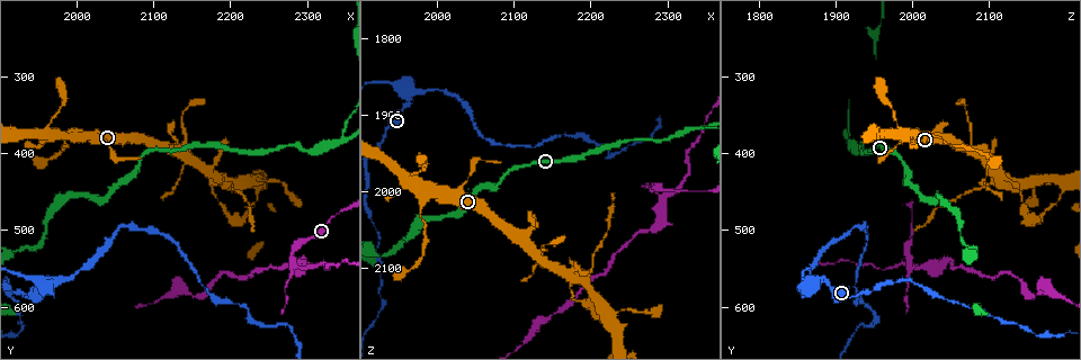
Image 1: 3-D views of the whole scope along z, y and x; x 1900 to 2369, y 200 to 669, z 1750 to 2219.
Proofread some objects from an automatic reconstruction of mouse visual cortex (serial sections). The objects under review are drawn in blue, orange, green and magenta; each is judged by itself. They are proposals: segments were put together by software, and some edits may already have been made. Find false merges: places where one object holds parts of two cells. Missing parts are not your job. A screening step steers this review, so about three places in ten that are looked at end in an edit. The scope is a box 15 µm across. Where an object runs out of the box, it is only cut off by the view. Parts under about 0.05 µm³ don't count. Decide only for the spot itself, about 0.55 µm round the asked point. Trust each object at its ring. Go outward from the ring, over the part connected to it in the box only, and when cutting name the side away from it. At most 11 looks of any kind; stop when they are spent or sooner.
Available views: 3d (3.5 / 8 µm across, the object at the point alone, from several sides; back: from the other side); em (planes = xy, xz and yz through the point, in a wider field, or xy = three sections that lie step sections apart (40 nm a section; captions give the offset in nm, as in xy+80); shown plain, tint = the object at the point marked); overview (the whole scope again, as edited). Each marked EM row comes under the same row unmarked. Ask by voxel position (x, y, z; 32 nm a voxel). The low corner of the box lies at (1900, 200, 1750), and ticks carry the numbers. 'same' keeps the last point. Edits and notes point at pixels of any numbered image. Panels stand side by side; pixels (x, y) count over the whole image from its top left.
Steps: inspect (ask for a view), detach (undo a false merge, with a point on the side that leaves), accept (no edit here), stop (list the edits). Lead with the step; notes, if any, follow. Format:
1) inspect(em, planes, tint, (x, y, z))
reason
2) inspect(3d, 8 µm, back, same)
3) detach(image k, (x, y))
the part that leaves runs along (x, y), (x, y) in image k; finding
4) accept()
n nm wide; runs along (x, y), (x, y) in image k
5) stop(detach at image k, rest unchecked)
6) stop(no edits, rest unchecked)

inspect(3d, 3.5 µm, (2285, 545, 2005))
branch point

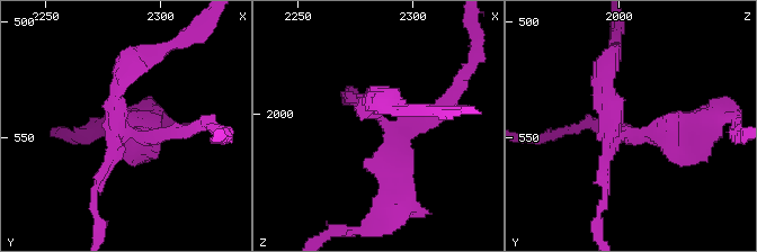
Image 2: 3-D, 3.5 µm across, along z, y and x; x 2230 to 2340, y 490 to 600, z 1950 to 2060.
inspect(em, xy, step 1, tint, (2289, 548, 2003))
need the tissue

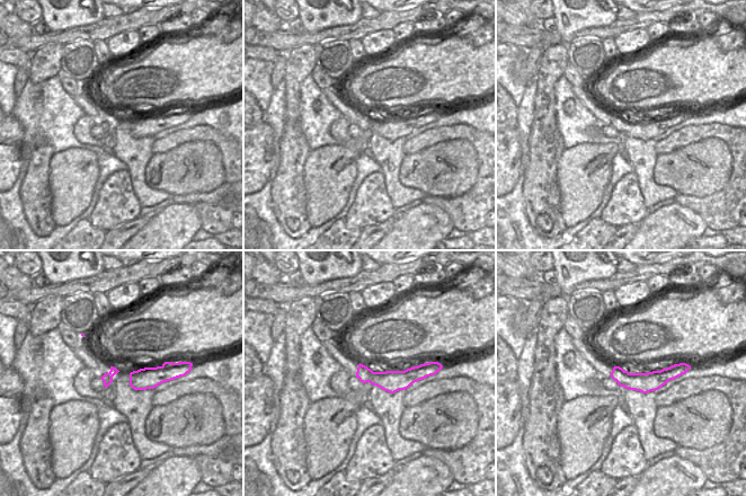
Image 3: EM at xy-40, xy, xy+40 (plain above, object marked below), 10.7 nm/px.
inspect(em, xy, step 5, tint, same)
another direction

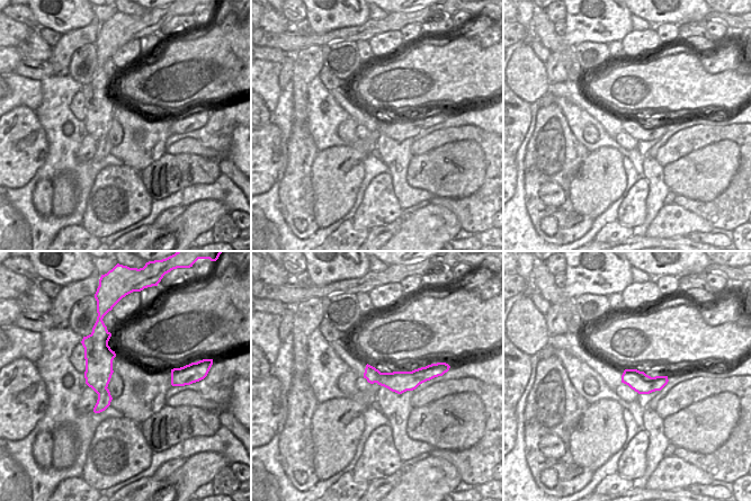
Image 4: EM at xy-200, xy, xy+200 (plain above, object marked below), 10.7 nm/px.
detach(image 2, (132, 145))
the part that leaves runs along (621, 134), (719, 120) in image 2; two cells meet here

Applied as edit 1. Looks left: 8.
inspect(overview)

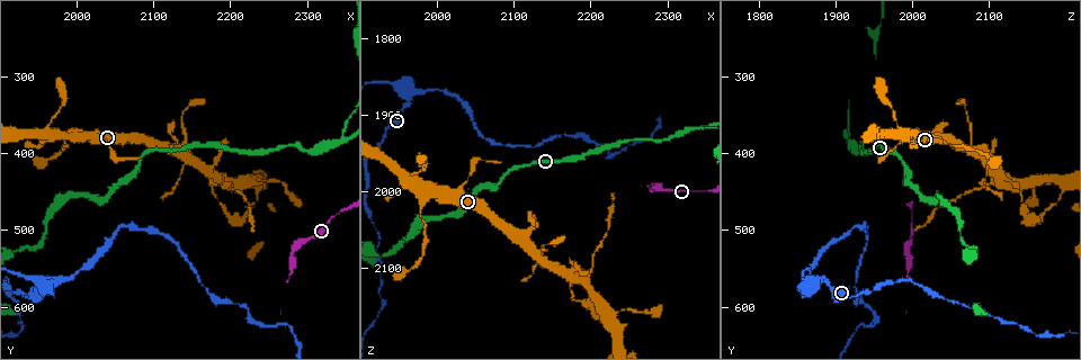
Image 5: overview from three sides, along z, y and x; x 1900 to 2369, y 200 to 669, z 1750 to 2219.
inspect(3d, 3.5 µm, (1965, 570, 1875))
abrupt turn

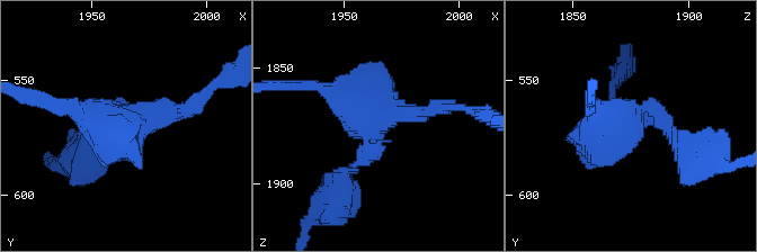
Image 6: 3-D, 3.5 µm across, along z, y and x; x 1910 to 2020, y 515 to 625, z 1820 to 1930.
inspect(em, xy, step 5, tint, (1966, 569, 1871))

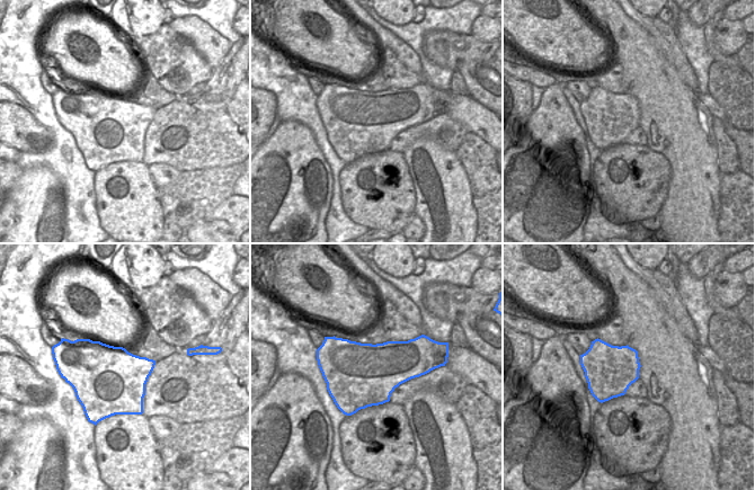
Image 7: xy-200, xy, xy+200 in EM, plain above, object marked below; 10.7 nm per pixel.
detach(image 6, (47, 105))
two cells meet here

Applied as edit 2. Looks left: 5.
inspect(overview)
redraw

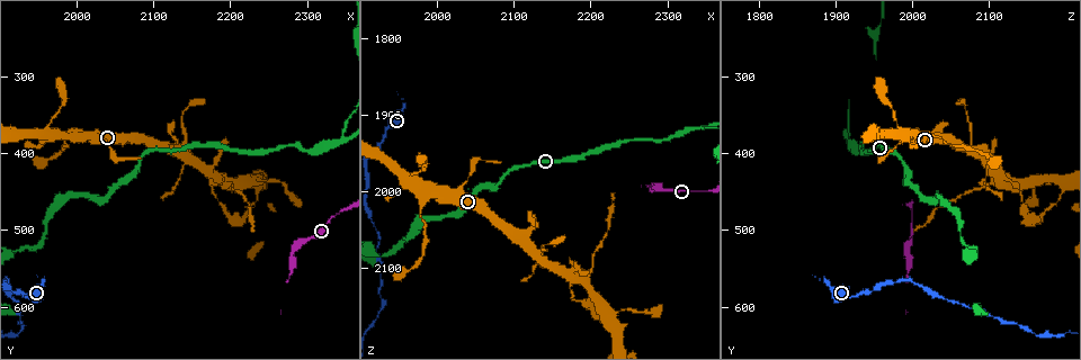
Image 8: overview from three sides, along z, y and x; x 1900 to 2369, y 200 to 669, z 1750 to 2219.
inspect(3d, 8 µm, (1980, 375, 2025))

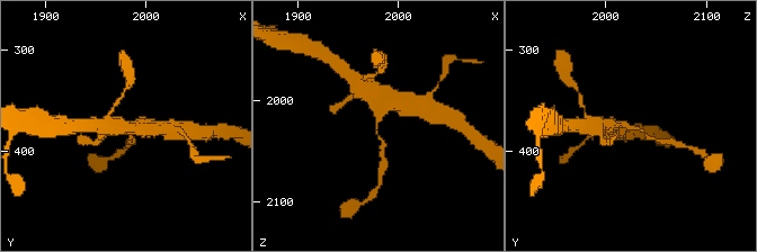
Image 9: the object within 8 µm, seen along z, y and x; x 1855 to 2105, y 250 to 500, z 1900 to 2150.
inspect(em, xy, step 5, tint, (1980, 374, 2022))
arms of 150, 400 nm

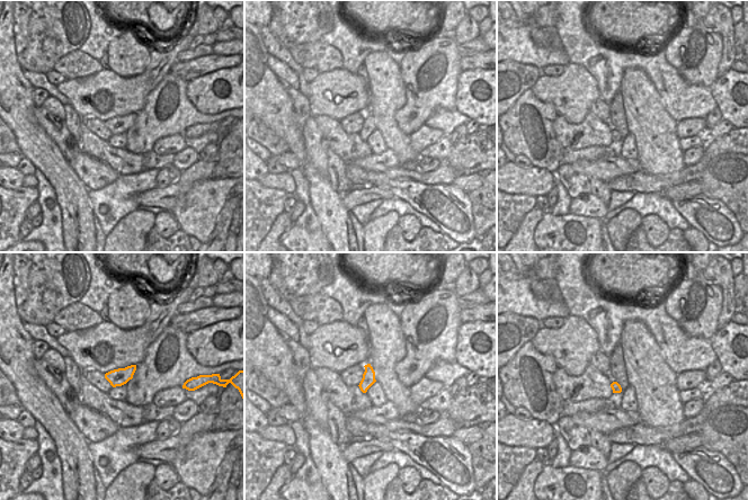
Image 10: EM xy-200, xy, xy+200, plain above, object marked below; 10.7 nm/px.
accept()
runs along (398, 104), (376, 123), (383, 149) in image 9; continuous, no second cell

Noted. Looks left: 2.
stop(detach at image 2, detach at image 6, rest unchecked)

